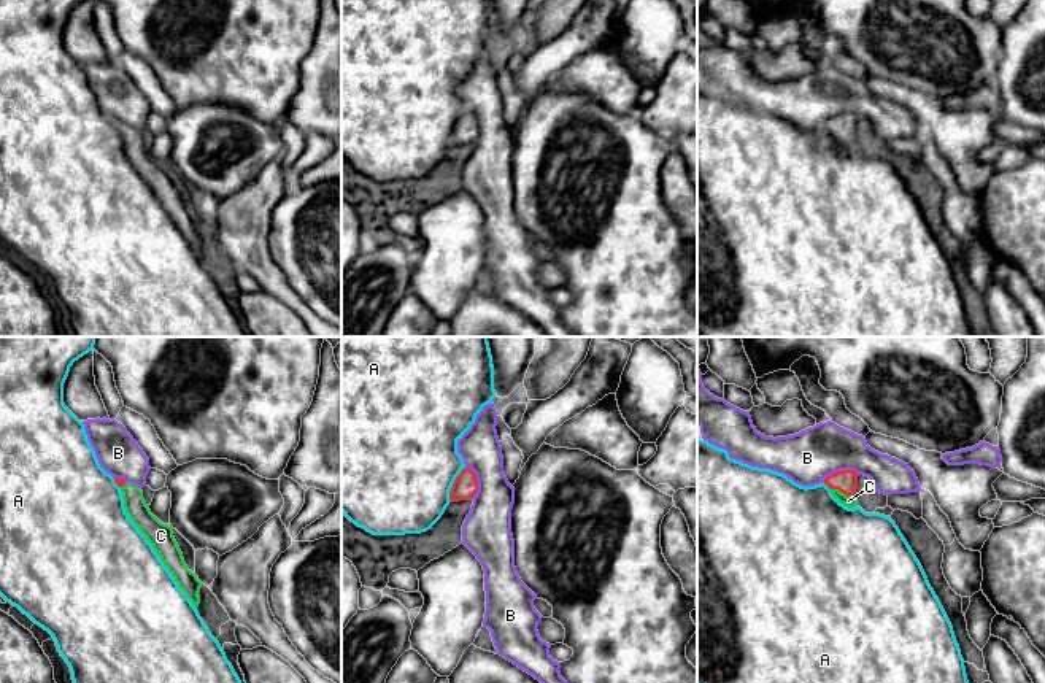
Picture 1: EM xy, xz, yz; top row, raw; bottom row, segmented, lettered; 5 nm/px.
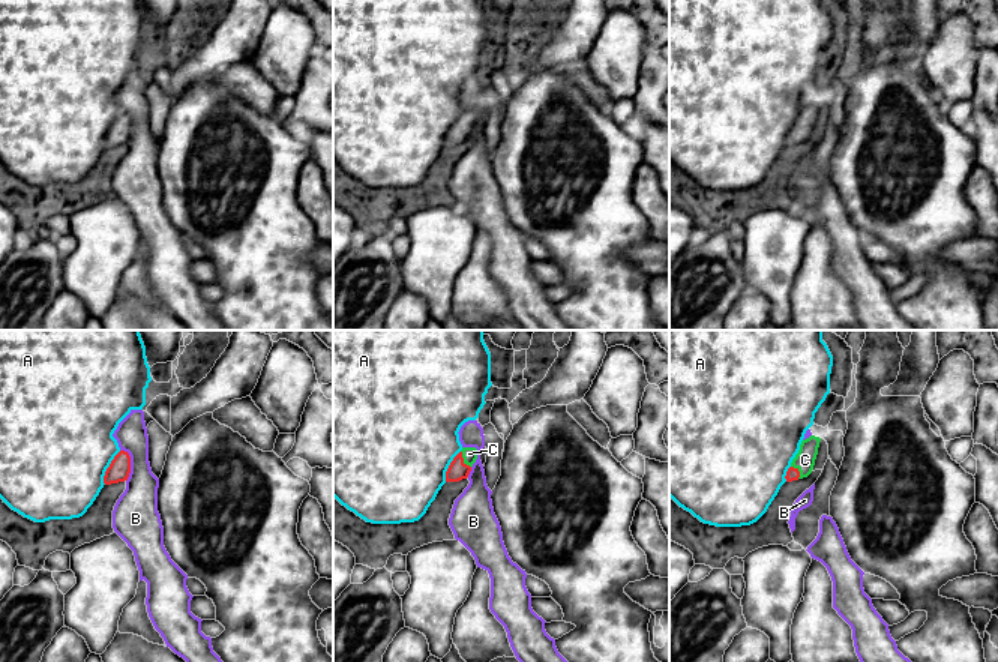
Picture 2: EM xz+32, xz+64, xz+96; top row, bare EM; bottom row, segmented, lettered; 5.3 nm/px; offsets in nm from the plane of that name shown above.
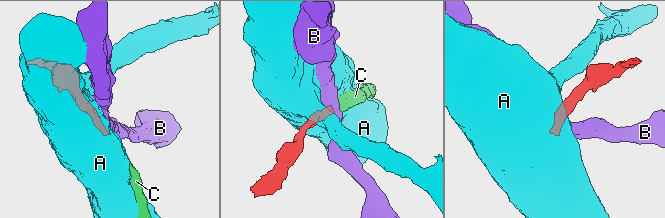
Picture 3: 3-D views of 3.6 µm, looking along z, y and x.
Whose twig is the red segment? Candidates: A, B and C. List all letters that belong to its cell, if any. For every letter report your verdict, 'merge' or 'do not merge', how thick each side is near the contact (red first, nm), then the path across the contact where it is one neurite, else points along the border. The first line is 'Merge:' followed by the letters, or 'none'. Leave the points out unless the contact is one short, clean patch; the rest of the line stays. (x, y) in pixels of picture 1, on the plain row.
Merge: C
A: do not merge | 130/500 nm
B: do not merge | 110/280 nm | along yz (858, 118), (853, 115), (836, 115), (823, 126)
C: merge | 110/60 nm | across yz (845, 126), (844, 137), (848, 145)

